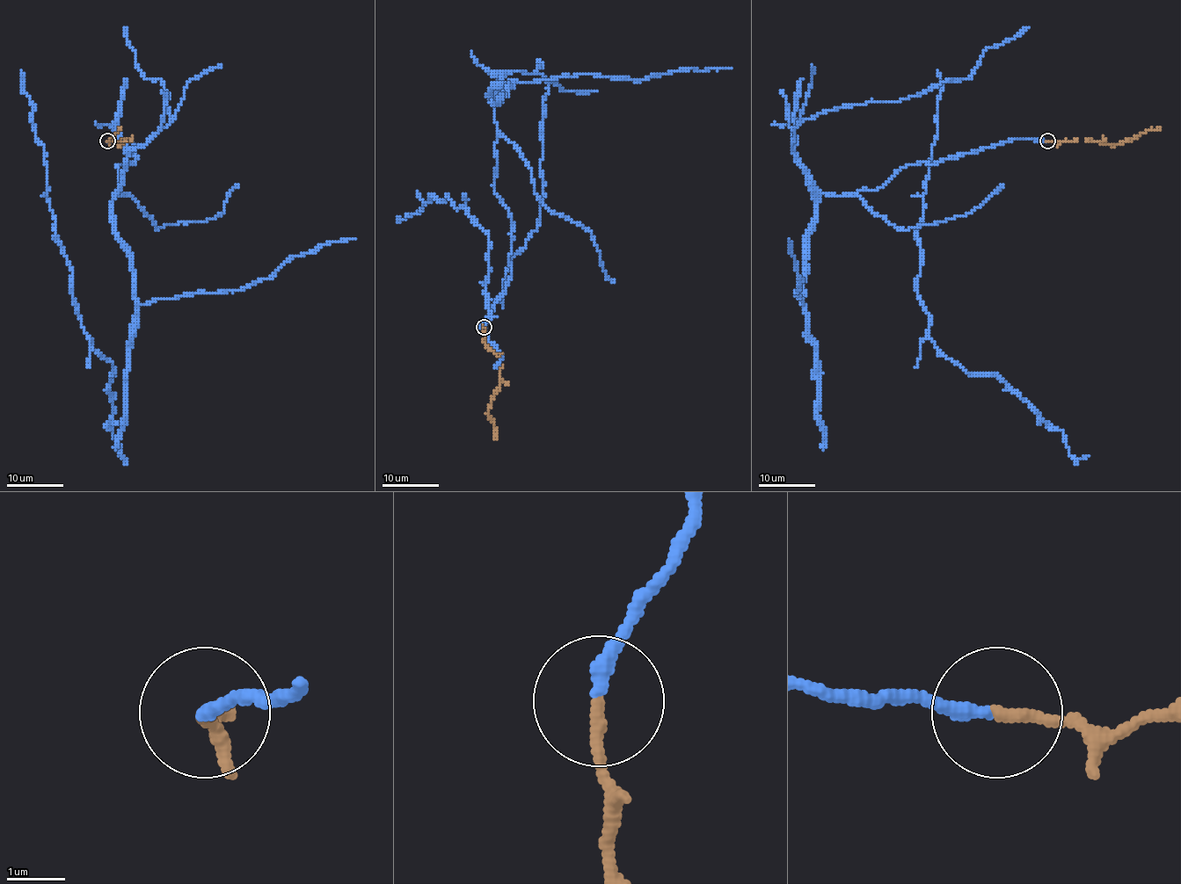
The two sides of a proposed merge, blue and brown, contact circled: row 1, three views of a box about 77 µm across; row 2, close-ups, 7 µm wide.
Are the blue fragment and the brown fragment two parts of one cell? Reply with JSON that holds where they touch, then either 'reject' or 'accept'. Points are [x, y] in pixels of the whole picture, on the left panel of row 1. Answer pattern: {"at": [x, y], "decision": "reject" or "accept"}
{"at": [107, 141], "decision": "accept"}

